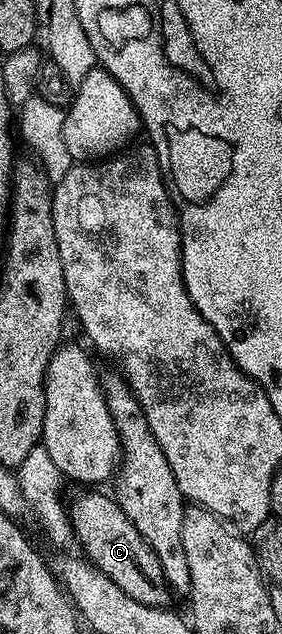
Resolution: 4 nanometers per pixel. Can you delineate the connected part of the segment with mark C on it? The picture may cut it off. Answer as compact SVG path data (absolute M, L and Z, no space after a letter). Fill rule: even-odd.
M85 490L82 496L77 496L67 504L69 524L73 527L75 544L82 548L84 559L88 560L98 572L101 572L127 598L135 598L135 602L143 602L143 606L169 608L171 589L163 578L163 568L159 566L159 558L147 546L143 534L135 530L135 526L123 514L112 495L104 496L101 490Z

